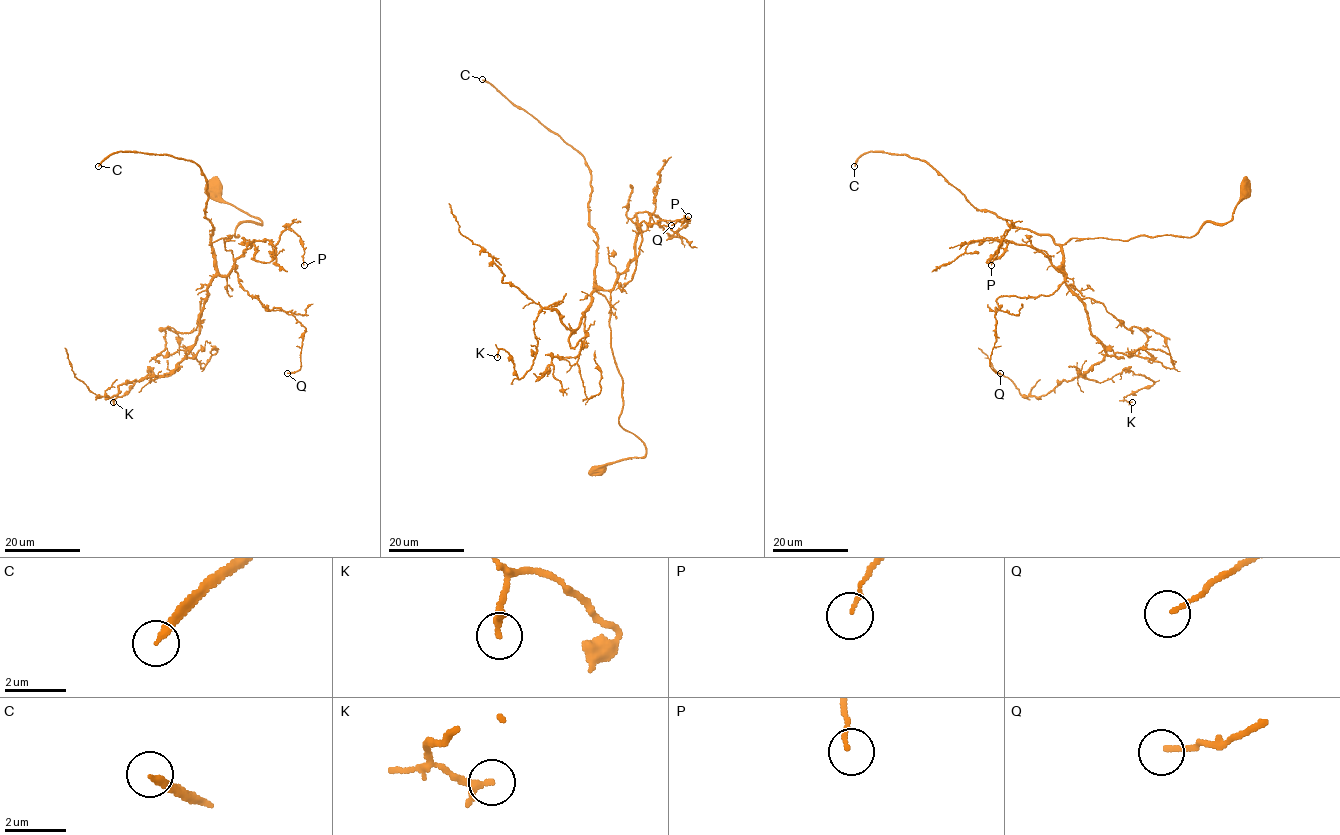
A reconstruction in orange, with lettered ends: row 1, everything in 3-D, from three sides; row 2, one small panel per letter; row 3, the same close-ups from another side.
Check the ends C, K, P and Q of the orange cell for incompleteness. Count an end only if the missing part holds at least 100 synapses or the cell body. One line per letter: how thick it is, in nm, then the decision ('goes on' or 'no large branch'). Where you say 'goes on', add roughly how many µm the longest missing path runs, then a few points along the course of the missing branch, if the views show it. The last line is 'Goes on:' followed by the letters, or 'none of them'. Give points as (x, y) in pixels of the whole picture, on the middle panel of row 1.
C: calibre 240 nm; goes on; missing 80 µm; course (482, 79), (465, 73), (443, 104), (453, 96), (462, 96), (526, 106), (557, 93), (564, 79)
K: calibre 150 nm; no large branch
P: calibre 100 nm; no large branch
Q: calibre 130 nm; no large branch
Goes on: C

